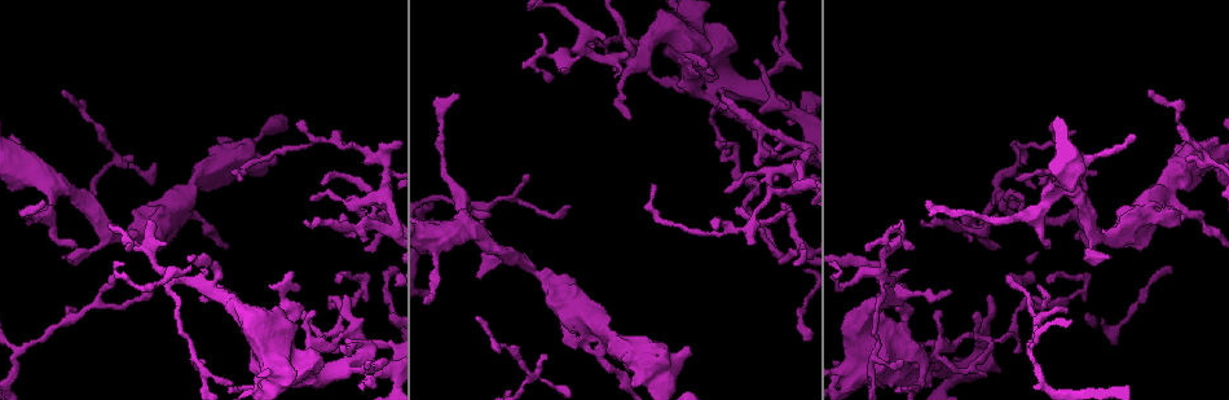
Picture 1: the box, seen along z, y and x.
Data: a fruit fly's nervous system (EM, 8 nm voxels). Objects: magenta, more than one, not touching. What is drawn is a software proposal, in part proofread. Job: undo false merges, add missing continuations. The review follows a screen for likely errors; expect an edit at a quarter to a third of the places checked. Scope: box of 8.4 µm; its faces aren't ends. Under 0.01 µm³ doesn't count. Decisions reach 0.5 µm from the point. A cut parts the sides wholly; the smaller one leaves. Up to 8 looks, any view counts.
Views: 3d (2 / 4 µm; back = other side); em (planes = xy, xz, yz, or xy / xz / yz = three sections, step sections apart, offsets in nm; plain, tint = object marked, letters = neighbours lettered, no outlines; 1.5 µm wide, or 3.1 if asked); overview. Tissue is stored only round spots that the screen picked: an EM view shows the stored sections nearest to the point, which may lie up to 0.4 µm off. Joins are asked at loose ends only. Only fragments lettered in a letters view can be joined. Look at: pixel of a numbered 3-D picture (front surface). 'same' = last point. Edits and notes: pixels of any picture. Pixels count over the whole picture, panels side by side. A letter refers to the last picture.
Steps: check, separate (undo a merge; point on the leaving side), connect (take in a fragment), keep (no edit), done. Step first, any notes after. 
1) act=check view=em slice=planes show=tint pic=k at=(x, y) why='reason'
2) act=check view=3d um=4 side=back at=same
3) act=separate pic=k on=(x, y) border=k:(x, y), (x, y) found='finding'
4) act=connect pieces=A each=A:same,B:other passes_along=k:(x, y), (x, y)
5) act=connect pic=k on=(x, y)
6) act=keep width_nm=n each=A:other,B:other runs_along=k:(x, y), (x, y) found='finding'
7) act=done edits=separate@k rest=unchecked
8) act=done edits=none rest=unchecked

act=check view=em slice=xz step=4 show=letters pic=1 at=(455, 95) why='tapers out'

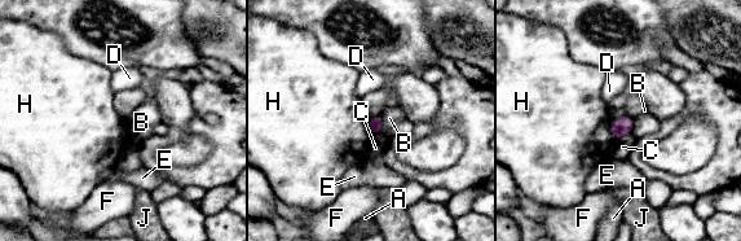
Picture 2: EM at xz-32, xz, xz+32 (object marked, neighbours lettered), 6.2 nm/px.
act=check view=em slice=planes show=letters at=same

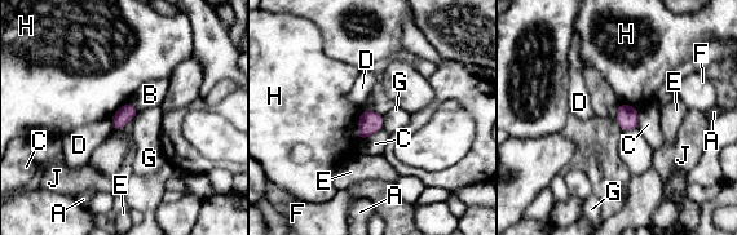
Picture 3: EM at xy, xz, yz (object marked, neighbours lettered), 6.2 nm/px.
act=keep each=A:other,B:other,C:other,D:other,E:other,F:other,G:other,H:other,J:other border=3:(362, 110), (358, 118), (358, 141) found='none of them fits'

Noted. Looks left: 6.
act=check view=em slice=planes show=letters pic=1 at=(1150, 93) why='tapers out'

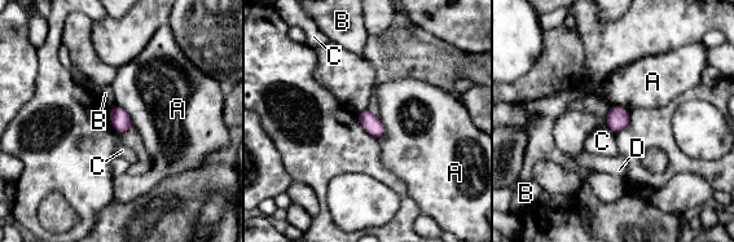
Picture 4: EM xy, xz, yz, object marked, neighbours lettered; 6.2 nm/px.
act=keep width_nm=110 each=A:other,B:other,C:other,D:other border=4:(115, 104), (128, 115), (133, 126) found='no lettered fragment goes on from it'

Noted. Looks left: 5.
act=check view=em slice=planes show=letters pic=1 at=(239, 177) why='tapers out'

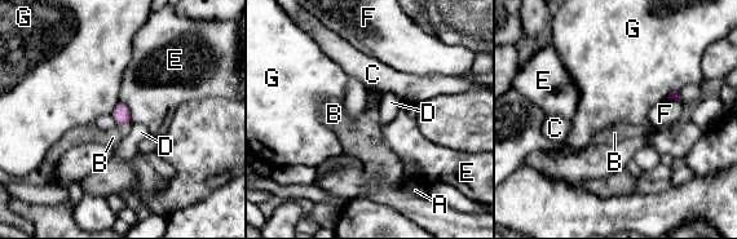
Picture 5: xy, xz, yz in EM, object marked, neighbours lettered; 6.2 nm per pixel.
act=keep each=A:other,B:other,C:other,D:other,E:other,F:other,G:other border=5:(119, 100), (127, 106), (131, 123) found='no lettered fragment goes on from it'

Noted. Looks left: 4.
act=check view=em slice=planes show=plain pic=1 at=(687, 347)

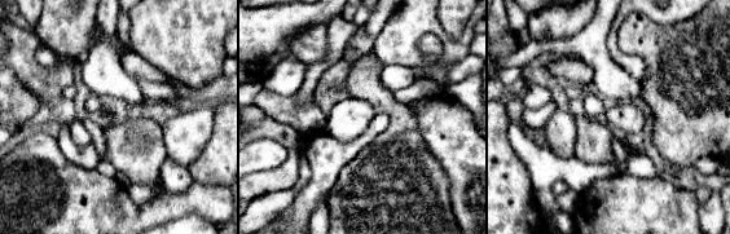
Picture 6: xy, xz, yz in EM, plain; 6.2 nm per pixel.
act=check view=em slice=planes show=letters at=same

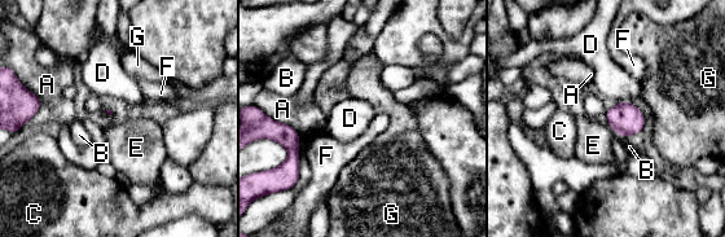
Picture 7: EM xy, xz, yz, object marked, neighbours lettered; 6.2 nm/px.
act=keep longest_contact=A:140nm each=A:other,B:other,C:other,D:other,E:other,F:other,G:other found='no lettered fragment goes on from it'

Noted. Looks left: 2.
act=done edits=none rest=unchecked

